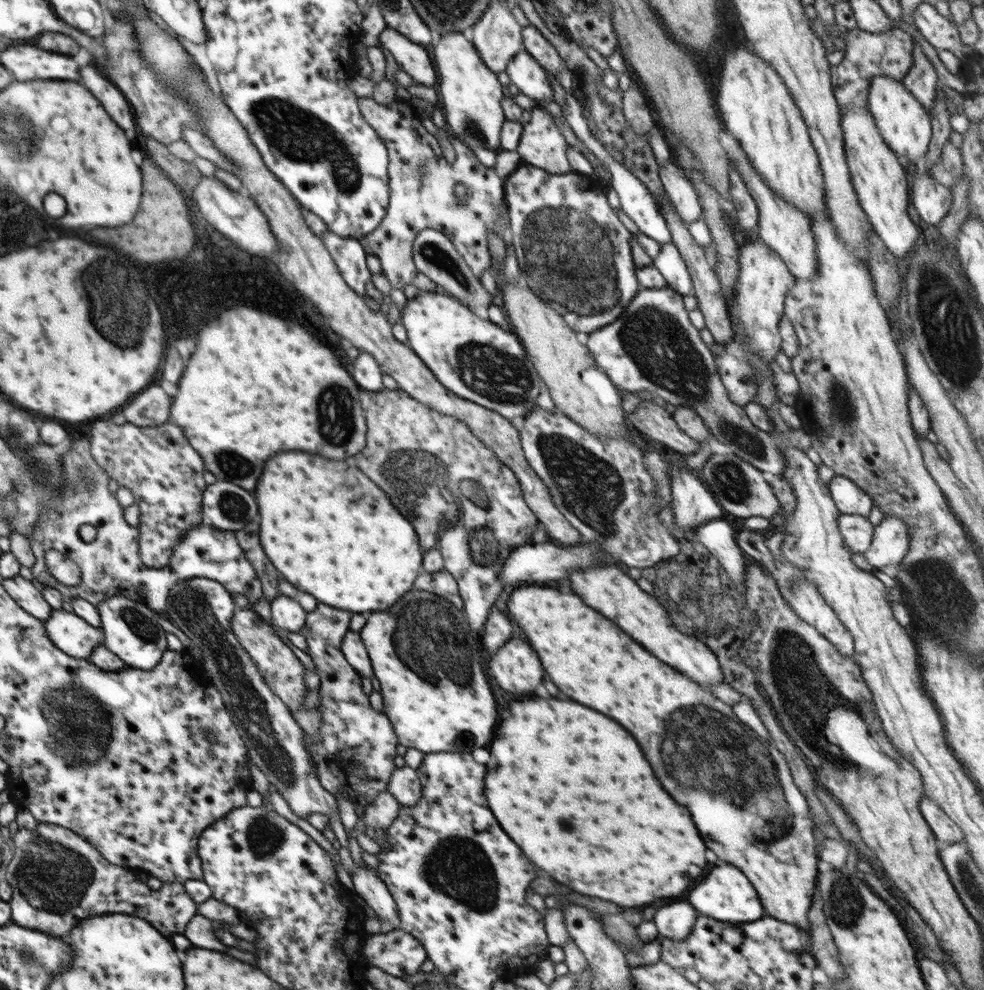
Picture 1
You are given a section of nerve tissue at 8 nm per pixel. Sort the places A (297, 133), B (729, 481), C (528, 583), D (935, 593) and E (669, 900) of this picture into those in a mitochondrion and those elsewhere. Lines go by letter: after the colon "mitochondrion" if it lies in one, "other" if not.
A: mitochondrion
B: mitochondrion
C: other
D: mitochondrion
E: other

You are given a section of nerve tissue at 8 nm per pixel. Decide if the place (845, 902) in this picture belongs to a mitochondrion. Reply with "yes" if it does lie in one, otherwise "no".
yes

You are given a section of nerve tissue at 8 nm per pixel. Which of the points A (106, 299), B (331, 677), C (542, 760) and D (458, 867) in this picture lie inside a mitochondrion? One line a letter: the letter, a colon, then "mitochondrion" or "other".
A: mitochondrion
B: other
C: other
D: mitochondrion

